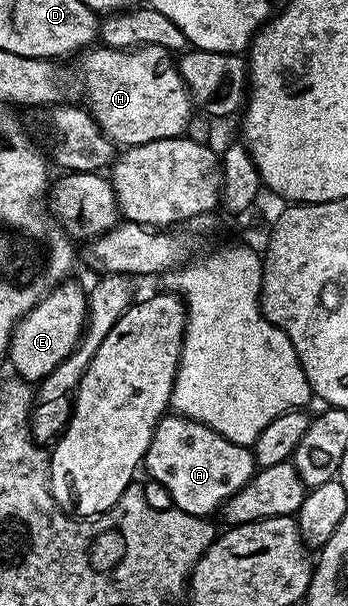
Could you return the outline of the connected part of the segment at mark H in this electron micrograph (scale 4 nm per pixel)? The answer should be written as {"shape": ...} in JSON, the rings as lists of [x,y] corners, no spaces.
{"shape":[[[158,44],[146,45],[141,49],[123,49],[118,45],[98,46],[91,46],[81,52],[82,83],[86,86],[86,99],[90,102],[88,110],[111,143],[125,149],[157,139],[179,138],[192,121],[192,96],[175,60],[174,63],[170,60],[171,52]]]}

